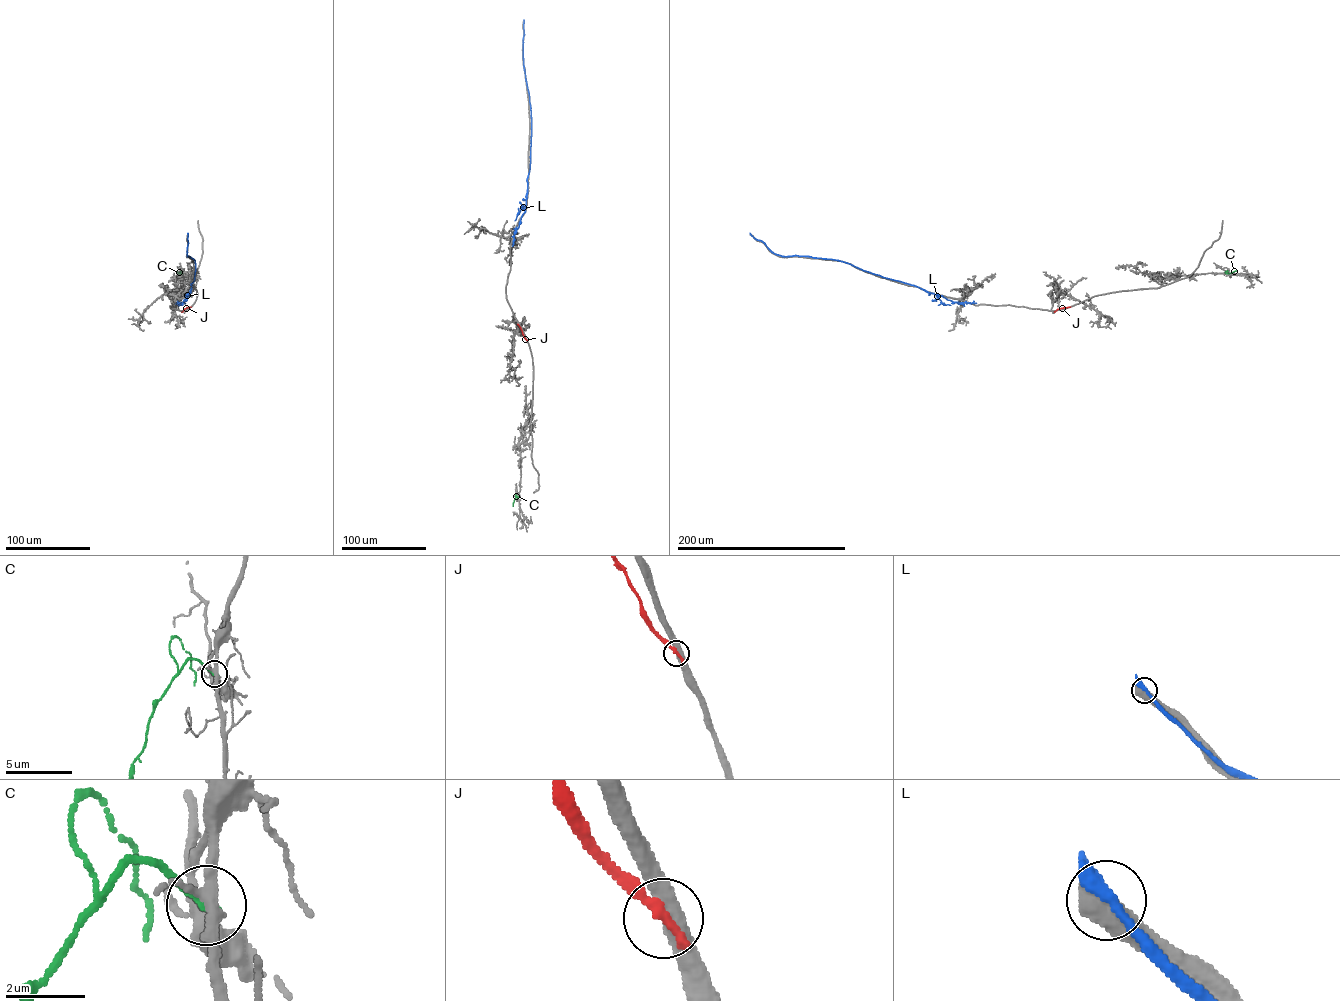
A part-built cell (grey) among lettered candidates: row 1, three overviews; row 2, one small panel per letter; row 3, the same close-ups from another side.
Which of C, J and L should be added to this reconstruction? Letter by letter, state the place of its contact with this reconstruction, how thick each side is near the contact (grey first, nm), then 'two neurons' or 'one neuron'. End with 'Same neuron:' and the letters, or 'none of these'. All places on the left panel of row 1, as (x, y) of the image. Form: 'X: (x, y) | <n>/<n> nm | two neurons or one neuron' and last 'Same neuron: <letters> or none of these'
C: (182, 273) | 280/180 nm | two neurons
J: (190, 307) | 440/300 nm | two neurons
L: (188, 234) | 700/320 nm | two neurons
Same neuron: none of these

